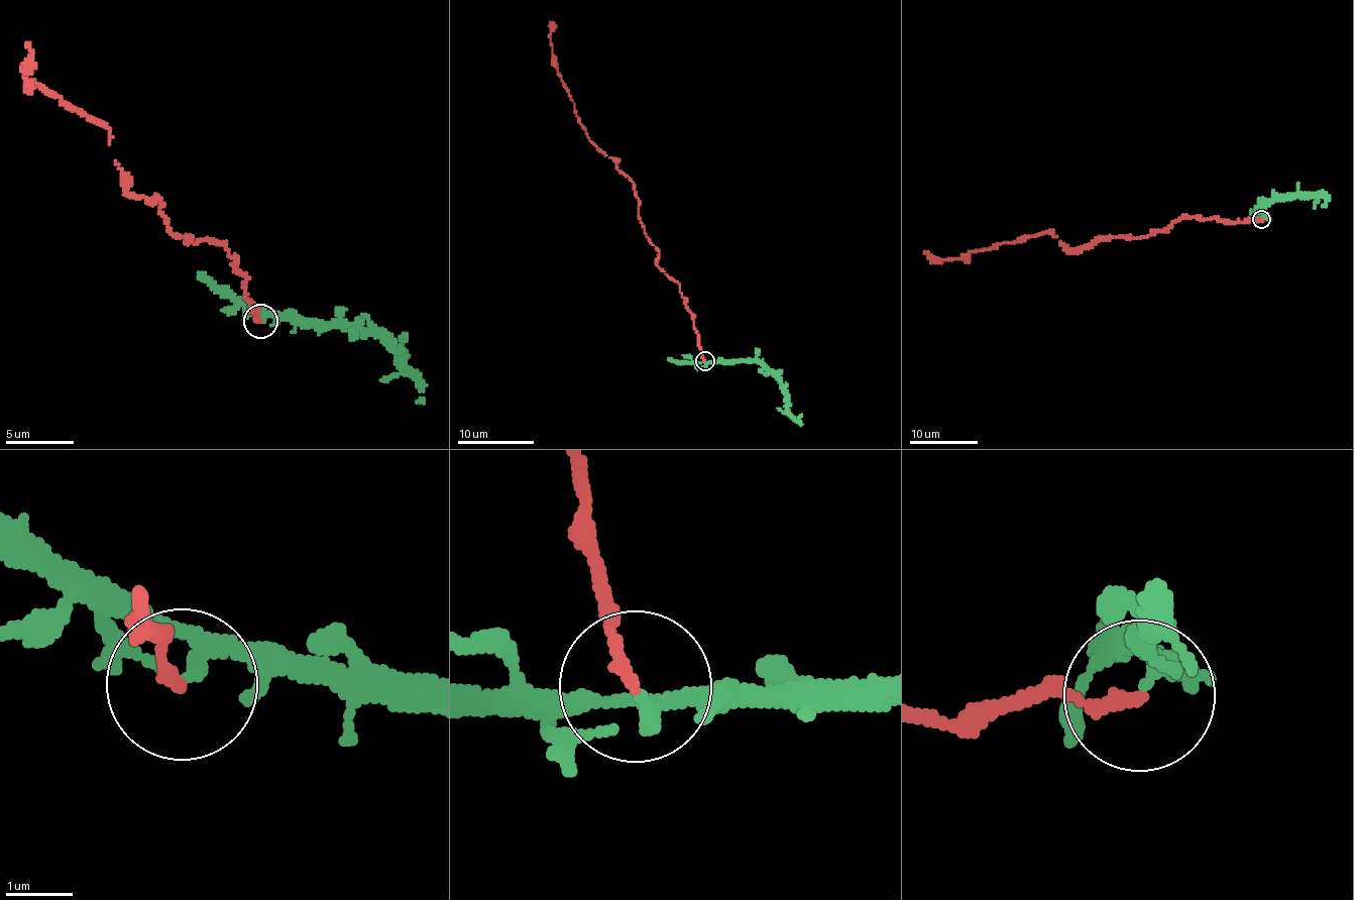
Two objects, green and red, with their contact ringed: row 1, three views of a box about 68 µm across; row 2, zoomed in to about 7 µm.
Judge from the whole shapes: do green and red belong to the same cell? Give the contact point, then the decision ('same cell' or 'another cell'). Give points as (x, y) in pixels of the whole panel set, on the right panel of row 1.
place (1261, 219); another cell

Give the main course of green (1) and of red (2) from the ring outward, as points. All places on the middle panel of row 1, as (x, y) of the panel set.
1: (705, 361), (759, 362), (787, 394), (787, 411), (799, 421), (802, 414)
2: (705, 361), (680, 286), (657, 264), (633, 183), (574, 110), (550, 22)

